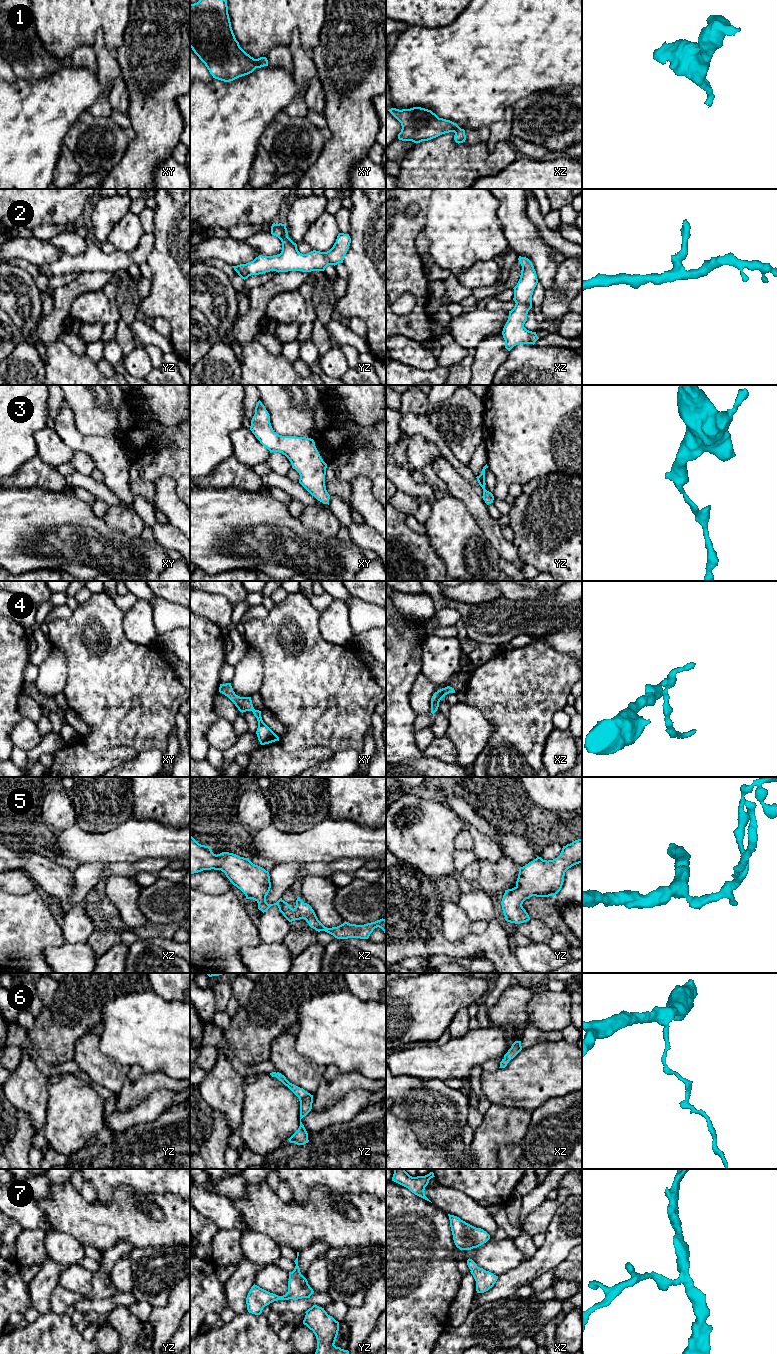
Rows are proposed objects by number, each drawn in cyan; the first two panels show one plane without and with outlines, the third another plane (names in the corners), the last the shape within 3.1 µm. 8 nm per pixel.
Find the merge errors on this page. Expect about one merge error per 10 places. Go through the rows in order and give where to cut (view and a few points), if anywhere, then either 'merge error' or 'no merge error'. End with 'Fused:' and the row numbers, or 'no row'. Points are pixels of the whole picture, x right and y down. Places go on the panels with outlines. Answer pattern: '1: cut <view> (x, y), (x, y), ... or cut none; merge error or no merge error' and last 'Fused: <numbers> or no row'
1: cut none; no merge error
2: cut none; no merge error
3: cut none; no merge error
4: cut none; no merge error
5: cut none; no merge error
6: cut none; no merge error
7: cut none; no merge error
Fused: no row

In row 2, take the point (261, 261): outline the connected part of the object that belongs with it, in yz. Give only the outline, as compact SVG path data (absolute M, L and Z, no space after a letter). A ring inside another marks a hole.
M272 224L271 234L282 242L282 251L279 255L259 255L253 261L246 264L232 266L242 279L251 275L259 275L270 271L324 271L328 265L343 263L349 249L351 238L349 234L339 233L333 247L327 252L313 250L307 254L301 254L297 244L289 237L285 224Z

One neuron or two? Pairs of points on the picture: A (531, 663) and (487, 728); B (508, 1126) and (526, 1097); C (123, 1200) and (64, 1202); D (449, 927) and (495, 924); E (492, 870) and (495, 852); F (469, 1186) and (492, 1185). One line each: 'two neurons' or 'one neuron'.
A: two neurons
B: two neurons
C: one neuron
D: two neurons
E: two neurons
F: one neuron

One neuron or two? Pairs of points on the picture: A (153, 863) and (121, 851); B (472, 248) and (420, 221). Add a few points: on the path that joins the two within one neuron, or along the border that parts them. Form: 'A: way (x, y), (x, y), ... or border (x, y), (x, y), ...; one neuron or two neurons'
A: border (165, 857), (150, 857), (119, 862); two neurons
B: border (429, 201), (426, 224), (420, 232); two neurons

